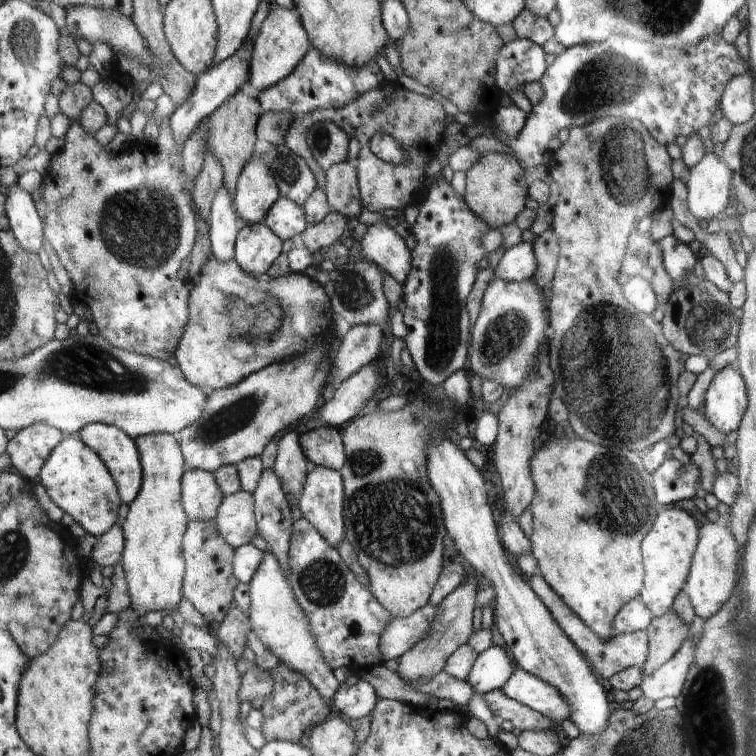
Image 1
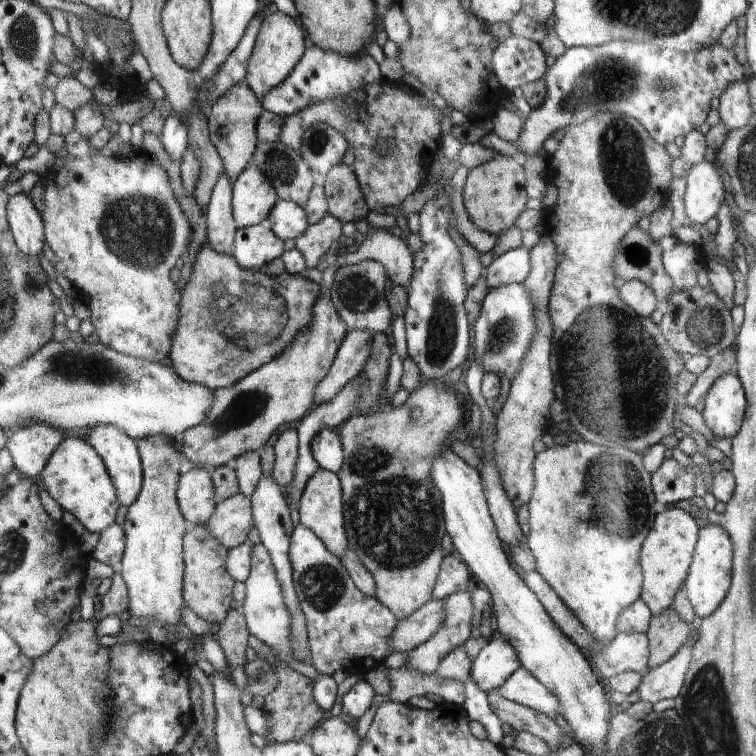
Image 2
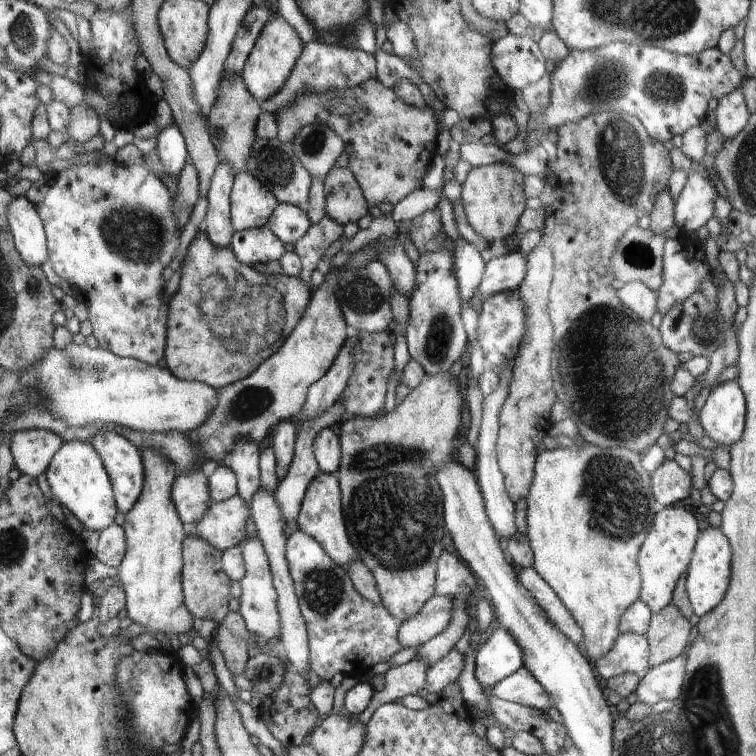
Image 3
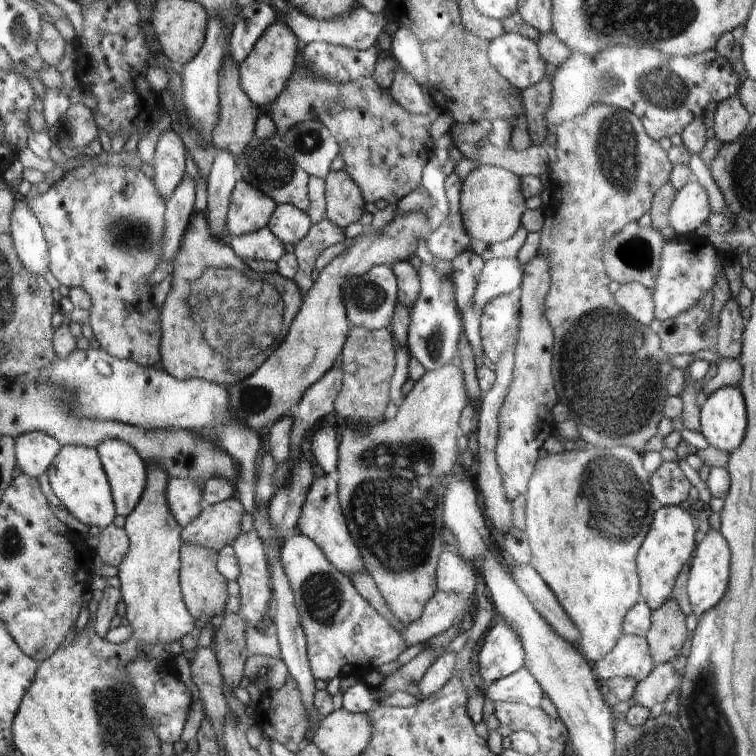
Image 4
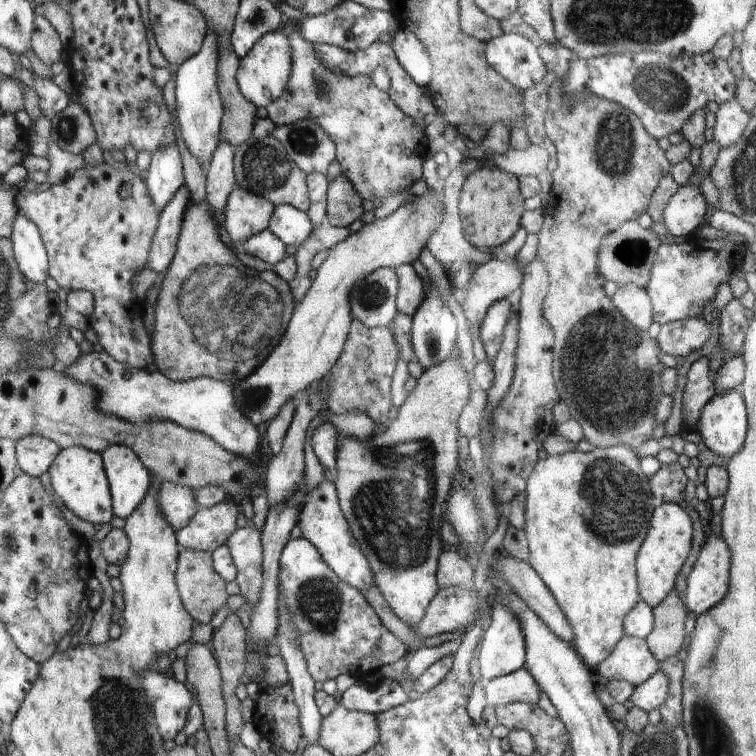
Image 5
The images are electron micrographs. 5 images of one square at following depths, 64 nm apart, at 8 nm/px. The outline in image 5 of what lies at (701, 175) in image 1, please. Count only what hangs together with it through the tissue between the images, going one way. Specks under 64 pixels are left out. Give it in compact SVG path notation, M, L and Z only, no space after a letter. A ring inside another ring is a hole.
M686 184L670 198L663 211L663 223L668 233L684 236L696 230L704 222L706 202L696 187Z

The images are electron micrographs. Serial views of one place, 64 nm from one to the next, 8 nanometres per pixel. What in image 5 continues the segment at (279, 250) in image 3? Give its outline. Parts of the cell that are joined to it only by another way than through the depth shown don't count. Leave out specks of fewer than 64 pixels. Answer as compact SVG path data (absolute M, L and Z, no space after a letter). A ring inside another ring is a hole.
M269 231L260 232L259 235L255 235L246 243L235 245L235 247L272 267L275 267L276 264L280 263L280 260L287 256L287 246Z

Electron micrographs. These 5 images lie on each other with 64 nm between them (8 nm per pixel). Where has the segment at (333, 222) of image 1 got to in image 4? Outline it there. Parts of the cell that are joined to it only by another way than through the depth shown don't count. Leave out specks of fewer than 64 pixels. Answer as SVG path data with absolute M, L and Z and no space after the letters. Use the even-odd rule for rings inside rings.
M325 218L315 224L315 227L301 243L294 246L298 271L293 282L298 289L302 290L304 296L313 286L312 271L315 269L315 261L318 256L328 247L344 241L345 238L345 230Z

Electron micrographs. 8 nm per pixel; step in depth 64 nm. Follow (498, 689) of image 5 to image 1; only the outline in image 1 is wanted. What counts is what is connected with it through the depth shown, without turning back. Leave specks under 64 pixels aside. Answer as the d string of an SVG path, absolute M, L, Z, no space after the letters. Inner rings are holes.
M522 667L516 668L502 691L512 700L517 700L543 713L553 725L562 724L572 714L566 698L562 696L562 692L558 692L558 688L526 672Z

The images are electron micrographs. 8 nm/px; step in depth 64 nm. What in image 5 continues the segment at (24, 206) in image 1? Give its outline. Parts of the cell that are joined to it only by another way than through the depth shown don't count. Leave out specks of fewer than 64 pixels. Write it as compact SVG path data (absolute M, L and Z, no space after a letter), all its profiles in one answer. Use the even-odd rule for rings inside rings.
M18 212L10 240L19 272L33 284L45 283L50 276L50 262L34 222Z

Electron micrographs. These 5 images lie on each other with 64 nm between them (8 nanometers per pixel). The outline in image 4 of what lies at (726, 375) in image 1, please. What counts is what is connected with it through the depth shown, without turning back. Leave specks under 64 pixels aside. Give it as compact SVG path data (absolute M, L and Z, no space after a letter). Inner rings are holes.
M728 386L715 391L700 404L702 436L722 452L732 453L743 444L747 411L743 392Z

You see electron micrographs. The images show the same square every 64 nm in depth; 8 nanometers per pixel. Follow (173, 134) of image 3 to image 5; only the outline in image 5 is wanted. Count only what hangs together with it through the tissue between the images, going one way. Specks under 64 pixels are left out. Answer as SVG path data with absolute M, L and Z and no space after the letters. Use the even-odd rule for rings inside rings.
M167 145L152 155L146 186L160 212L185 186L181 158L176 145Z

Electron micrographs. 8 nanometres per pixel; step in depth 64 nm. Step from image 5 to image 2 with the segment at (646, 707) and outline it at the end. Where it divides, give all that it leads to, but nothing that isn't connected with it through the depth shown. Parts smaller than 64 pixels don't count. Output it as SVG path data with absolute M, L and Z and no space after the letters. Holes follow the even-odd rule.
M692 643L659 667L647 669L642 674L640 686L637 688L640 699L654 704L666 698L676 698L684 684L690 662L692 662Z

